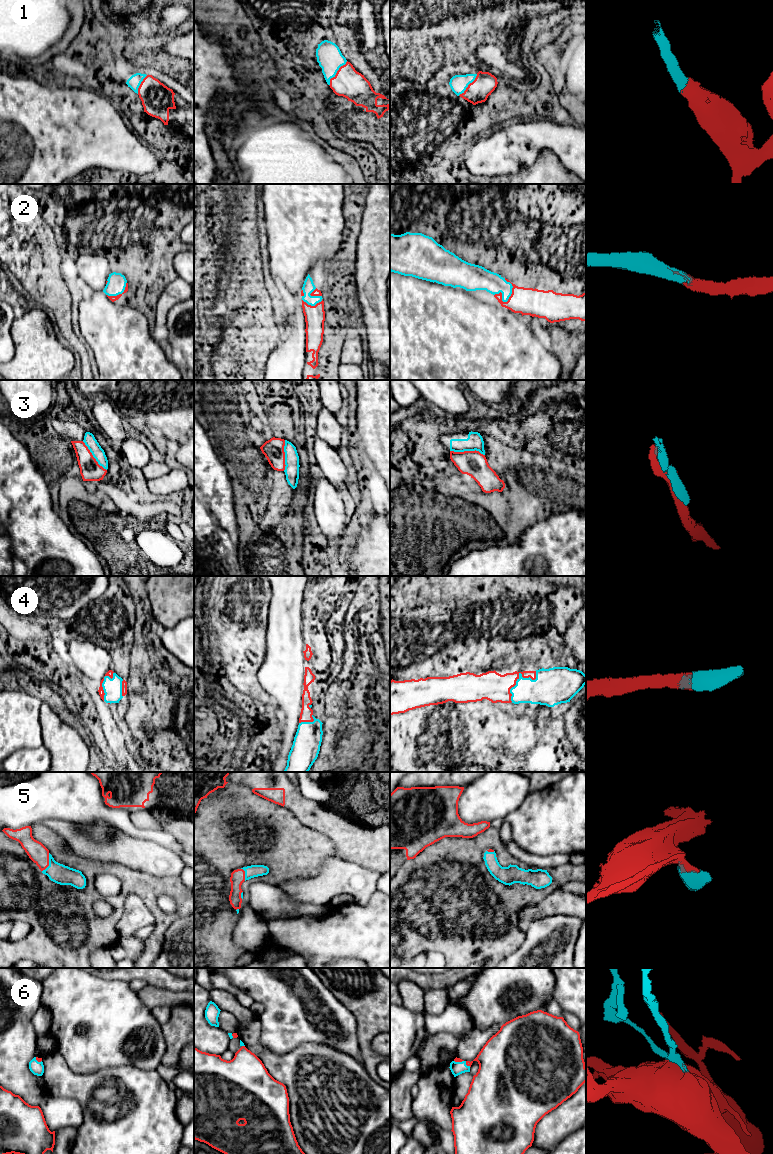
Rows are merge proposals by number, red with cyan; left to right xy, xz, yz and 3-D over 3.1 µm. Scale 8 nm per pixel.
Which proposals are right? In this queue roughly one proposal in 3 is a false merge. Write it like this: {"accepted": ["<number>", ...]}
{"accepted": ["1", "2", "4", "5", "6"]}

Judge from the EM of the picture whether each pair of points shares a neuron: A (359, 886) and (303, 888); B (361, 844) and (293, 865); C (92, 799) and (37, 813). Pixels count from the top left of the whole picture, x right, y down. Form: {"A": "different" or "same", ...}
{"A": "same", "B": "different", "C": "same"}

